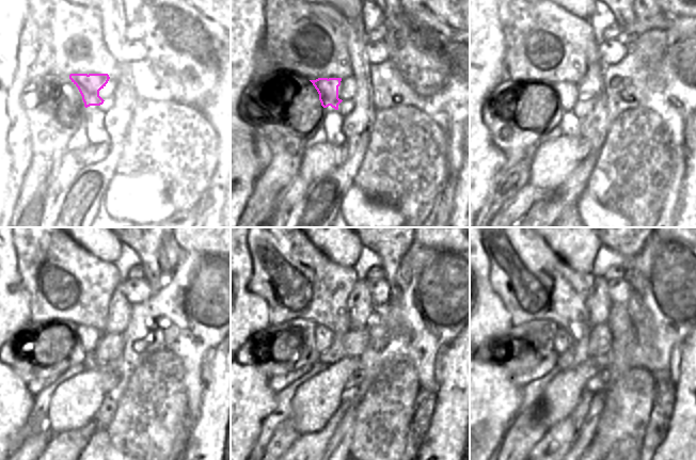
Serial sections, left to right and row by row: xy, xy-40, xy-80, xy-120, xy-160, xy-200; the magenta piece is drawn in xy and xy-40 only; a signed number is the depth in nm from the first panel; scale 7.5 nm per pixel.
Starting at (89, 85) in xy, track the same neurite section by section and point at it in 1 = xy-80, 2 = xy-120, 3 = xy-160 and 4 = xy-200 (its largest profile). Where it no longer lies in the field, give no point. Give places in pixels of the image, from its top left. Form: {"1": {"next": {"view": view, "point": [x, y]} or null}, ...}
{"1": {"next": {"view": "xy-80", "point": [567, 92]}}, "2": {"next": {"view": "xy-120", "point": [89, 337]}}, "3": {"next": {"view": "xy-160", "point": [322, 336]}}, "4": {"next": {"view": "xy-200", "point": [562, 338]}}}

